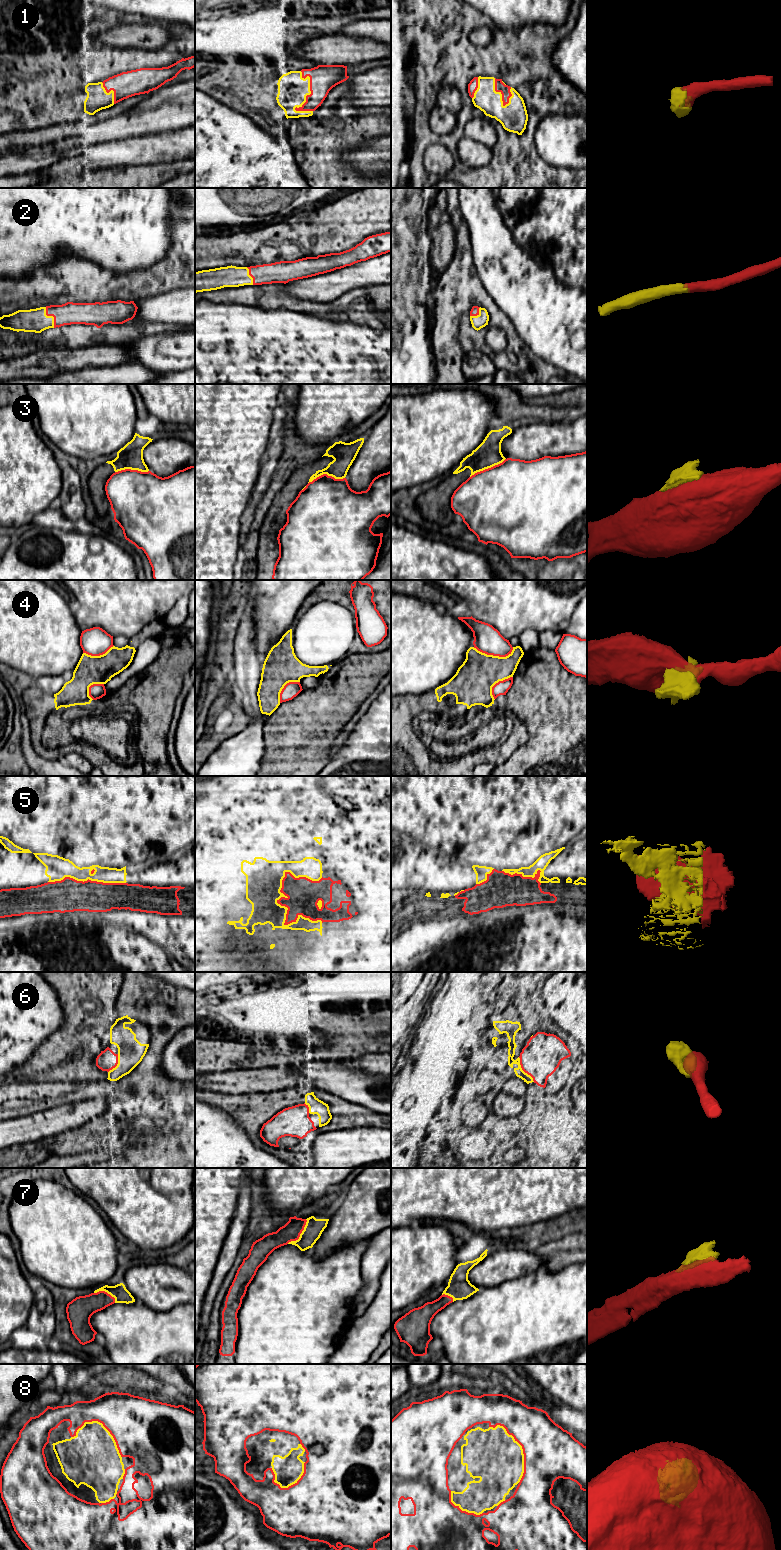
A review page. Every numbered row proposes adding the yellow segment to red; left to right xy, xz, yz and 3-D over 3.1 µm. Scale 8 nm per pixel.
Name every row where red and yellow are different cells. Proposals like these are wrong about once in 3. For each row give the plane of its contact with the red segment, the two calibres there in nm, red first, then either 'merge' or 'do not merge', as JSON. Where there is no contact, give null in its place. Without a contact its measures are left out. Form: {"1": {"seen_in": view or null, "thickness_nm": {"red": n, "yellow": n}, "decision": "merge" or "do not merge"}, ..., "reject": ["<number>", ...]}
{"1": {"seen_in": "xz", "thickness_nm": {"red": 220, "yellow": 240}, "decision": "merge"}, "2": {"seen_in": "xy", "thickness_nm": {"red": 180, "yellow": 190}, "decision": "merge"}, "3": {"seen_in": "xz", "thickness_nm": {"red": 460, "yellow": 180}, "decision": "do not merge"}, "4": {"seen_in": "yz", "thickness_nm": {"red": 220, "yellow": 320}, "decision": "do not merge"}, "5": {"seen_in": "xz", "thickness_nm": {"red": 260, "yellow": 260}, "decision": "do not merge"}, "6": {"seen_in": "yz", "thickness_nm": {"red": 320, "yellow": 70}, "decision": "merge"}, "7": {"seen_in": "xz", "thickness_nm": {"red": 150, "yellow": 150}, "decision": "merge"}, "8": {"seen_in": "yz", "thickness_nm": {"red": 440, "yellow": 420}, "decision": "merge"}, "reject": ["3", "4", "5"]}

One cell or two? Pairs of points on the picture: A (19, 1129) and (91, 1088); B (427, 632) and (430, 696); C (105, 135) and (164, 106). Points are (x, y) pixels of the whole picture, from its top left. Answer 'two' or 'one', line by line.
A: two
B: two
C: one

